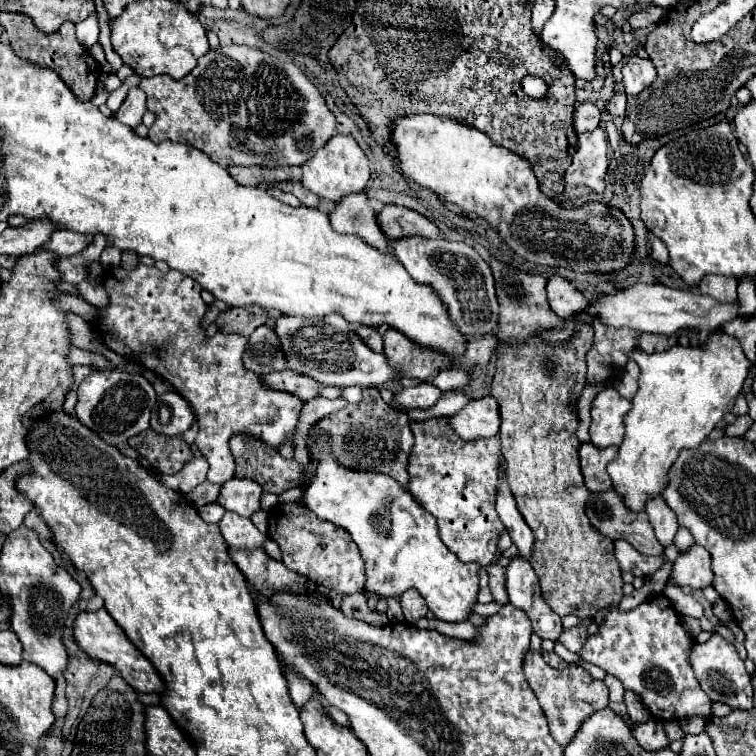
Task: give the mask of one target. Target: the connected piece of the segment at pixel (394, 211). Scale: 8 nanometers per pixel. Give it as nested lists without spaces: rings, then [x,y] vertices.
[[[385,205],[379,213],[379,225],[383,233],[397,241],[399,237],[439,237],[439,229],[421,213],[399,207],[399,205]]]

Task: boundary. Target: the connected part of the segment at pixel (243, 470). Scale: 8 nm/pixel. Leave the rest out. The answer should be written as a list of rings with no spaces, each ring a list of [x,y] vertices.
[[[239,433],[239,435],[231,437],[231,441],[229,441],[231,453],[235,457],[235,477],[257,481],[265,493],[273,493],[273,495],[281,495],[283,491],[293,489],[293,487],[303,489],[311,483],[311,477],[315,475],[315,461],[311,461],[307,467],[303,467],[297,461],[283,459],[277,449],[271,449],[271,445],[267,445],[263,441],[255,441],[253,445],[249,445],[245,439],[255,439],[255,437],[247,437],[247,435]]]

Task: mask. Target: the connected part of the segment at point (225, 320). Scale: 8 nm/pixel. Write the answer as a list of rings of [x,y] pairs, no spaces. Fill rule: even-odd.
[[[229,307],[215,319],[215,325],[221,333],[235,333],[247,337],[265,321],[267,313],[263,307]]]

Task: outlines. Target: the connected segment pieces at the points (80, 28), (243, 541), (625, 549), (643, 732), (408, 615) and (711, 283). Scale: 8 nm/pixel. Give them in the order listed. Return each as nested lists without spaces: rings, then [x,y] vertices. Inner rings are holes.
[[[95,13],[95,15],[91,15],[91,17],[87,17],[85,21],[77,23],[75,27],[77,27],[77,39],[79,39],[79,43],[81,43],[85,49],[89,49],[91,45],[95,45],[95,43],[97,43],[97,35],[99,35],[97,13]]]
[[[225,511],[223,519],[219,521],[219,529],[223,539],[231,545],[231,547],[239,547],[239,549],[257,549],[263,547],[265,535],[257,531],[257,527],[245,519],[239,517],[237,513]]]
[[[619,539],[615,541],[615,557],[619,563],[627,563],[627,565],[657,565],[657,569],[665,563],[665,557],[649,557],[639,553],[631,543]]]
[[[651,719],[651,721],[643,723],[643,725],[635,725],[631,733],[633,733],[635,739],[639,741],[639,745],[641,745],[643,749],[647,749],[647,751],[665,749],[665,747],[669,747],[669,743],[671,743],[669,737],[667,737],[665,731],[663,731],[663,723],[657,721],[657,719]]]
[[[415,589],[405,591],[405,593],[399,597],[399,601],[401,601],[401,607],[403,607],[405,621],[411,623],[411,621],[417,621],[417,619],[425,617],[425,613],[427,613],[427,605],[425,605],[423,597],[421,597]]]
[[[707,275],[699,283],[699,293],[713,297],[719,303],[735,303],[737,299],[737,279],[721,277],[721,275]]]

